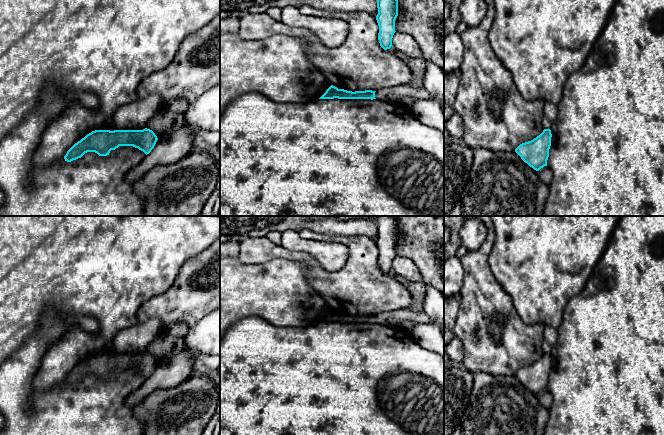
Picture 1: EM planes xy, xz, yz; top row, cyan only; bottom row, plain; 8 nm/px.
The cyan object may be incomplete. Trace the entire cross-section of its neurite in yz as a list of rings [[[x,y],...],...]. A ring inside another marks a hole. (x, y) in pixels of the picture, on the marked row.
[[[544,129],[543,132],[533,140],[520,144],[515,149],[515,152],[530,167],[539,171],[544,166],[547,166],[551,137],[551,130]]]

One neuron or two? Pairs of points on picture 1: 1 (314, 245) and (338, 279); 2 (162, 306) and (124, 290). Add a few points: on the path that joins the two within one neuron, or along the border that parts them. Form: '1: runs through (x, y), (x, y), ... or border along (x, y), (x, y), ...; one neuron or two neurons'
1: border along (348, 253), (333, 271), (314, 257); two neurons
2: border along (168, 288), (147, 299), (139, 307), (138, 321); two neurons

